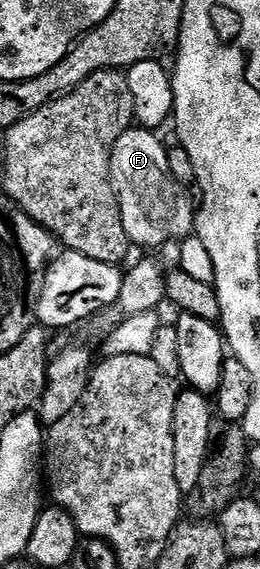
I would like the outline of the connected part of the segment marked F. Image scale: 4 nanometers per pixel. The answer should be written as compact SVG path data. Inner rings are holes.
M130 128L119 136L111 156L111 176L113 191L117 194L117 203L121 209L123 228L127 232L130 243L137 246L165 246L168 242L174 244L190 237L195 230L195 202L188 198L186 187L171 176L171 164L166 143L157 139L158 135L144 128Z

